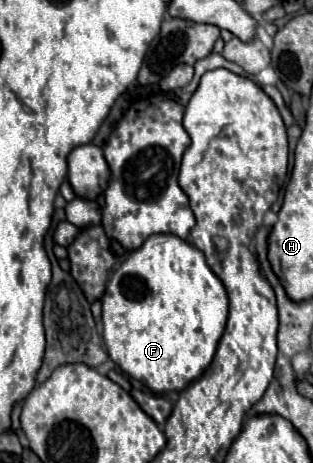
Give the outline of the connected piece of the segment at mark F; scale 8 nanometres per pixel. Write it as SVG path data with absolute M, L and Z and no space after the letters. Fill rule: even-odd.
M151 235L137 251L133 251L109 277L107 287L105 287L105 295L103 295L103 341L107 339L107 353L109 357L123 369L123 373L127 373L131 379L143 383L145 387L153 389L153 391L183 391L191 381L195 381L197 377L201 377L205 373L205 369L211 365L211 359L215 355L217 343L223 335L225 329L225 321L227 321L227 309L229 309L229 301L227 301L227 291L223 287L223 283L219 281L219 277L209 269L209 265L205 263L203 253L189 245L187 241L183 241L177 235Z

